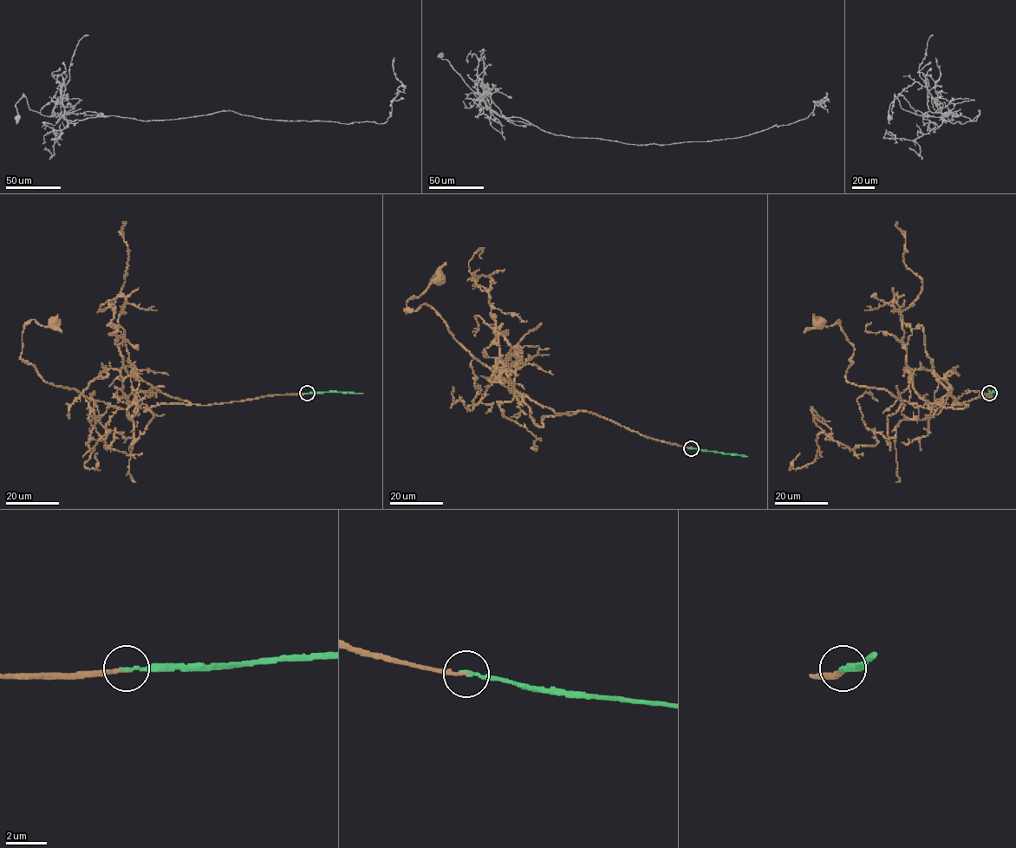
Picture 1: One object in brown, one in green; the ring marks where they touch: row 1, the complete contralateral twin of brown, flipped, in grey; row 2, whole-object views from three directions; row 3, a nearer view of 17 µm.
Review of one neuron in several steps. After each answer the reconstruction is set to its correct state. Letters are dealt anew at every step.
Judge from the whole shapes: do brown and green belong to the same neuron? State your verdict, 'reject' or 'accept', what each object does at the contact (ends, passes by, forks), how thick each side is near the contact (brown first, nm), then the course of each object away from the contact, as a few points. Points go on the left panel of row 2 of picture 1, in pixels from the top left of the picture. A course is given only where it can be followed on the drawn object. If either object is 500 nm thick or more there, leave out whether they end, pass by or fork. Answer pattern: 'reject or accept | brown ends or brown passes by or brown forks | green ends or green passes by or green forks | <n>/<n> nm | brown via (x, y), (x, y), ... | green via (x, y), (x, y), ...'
accept | brown ends | green ends | 140/170 nm | brown via (307, 393), (120, 408), (48, 383), (20, 358), (22, 328), (30, 320), (55, 322) | green via (307, 393), (362, 394)

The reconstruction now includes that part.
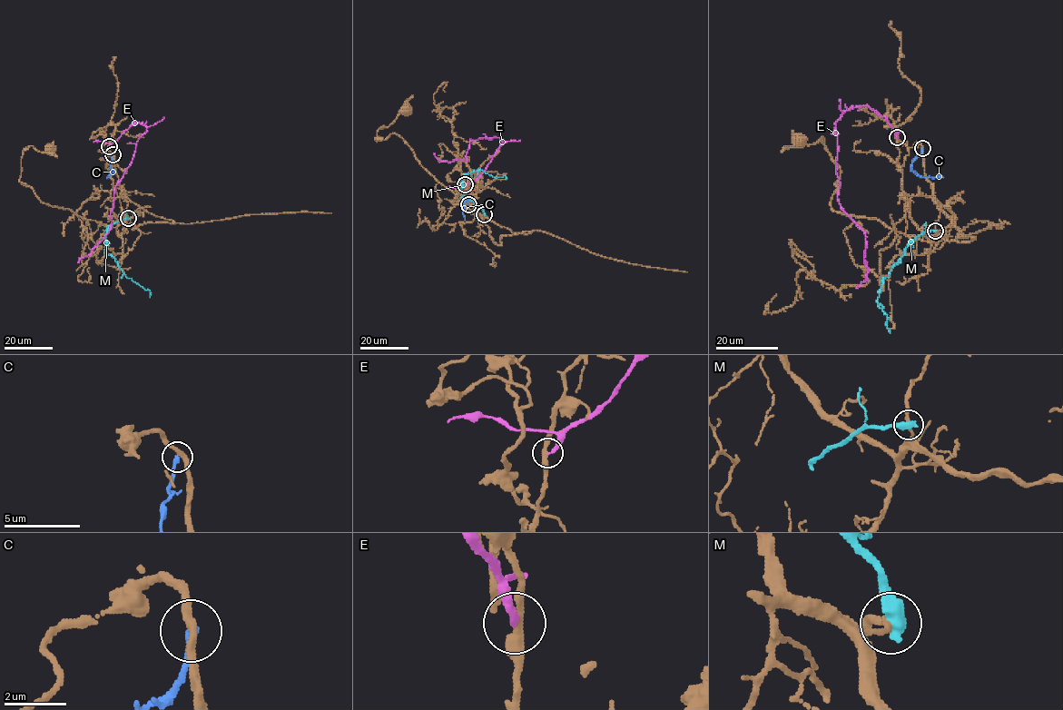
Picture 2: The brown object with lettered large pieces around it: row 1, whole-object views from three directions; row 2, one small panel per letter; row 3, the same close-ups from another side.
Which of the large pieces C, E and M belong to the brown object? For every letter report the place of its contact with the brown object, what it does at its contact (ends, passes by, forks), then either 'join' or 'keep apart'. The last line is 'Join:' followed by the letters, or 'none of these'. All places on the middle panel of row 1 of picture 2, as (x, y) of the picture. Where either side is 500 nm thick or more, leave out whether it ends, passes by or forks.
C: meets brown at (468, 204); it ends there; keep apart
E: meets brown at (465, 184); it ends there; keep apart
M: meets brown at (484, 214); keep apart
Join: none of these

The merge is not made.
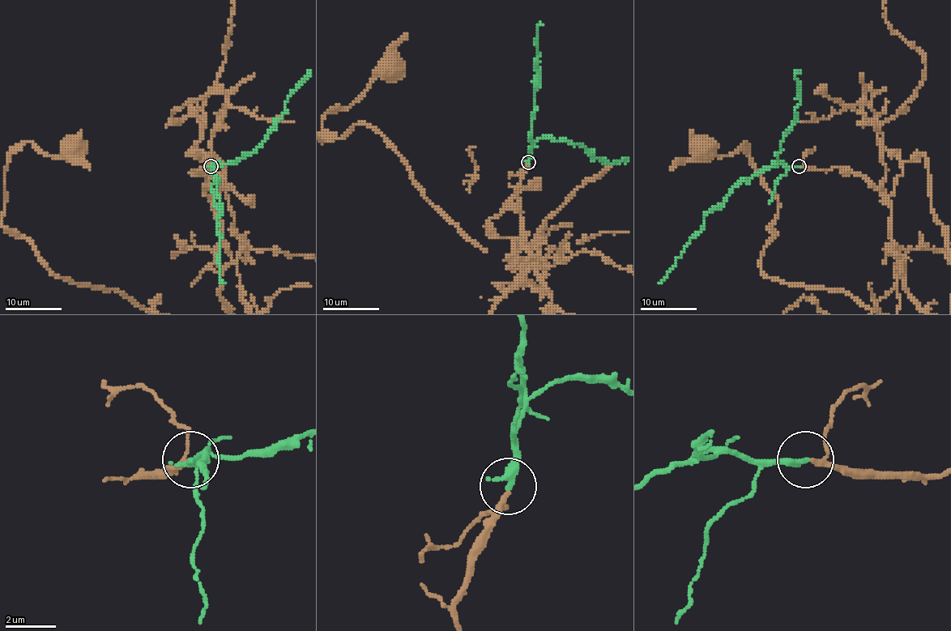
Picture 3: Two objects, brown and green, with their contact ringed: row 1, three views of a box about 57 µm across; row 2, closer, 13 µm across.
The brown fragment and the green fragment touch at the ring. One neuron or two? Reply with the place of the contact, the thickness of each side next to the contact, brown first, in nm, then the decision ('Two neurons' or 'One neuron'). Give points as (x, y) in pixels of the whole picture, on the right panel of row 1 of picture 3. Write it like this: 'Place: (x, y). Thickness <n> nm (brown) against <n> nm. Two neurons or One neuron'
Place: (799, 166). Thickness 160 nm (brown) against 320 nm. One neuron

